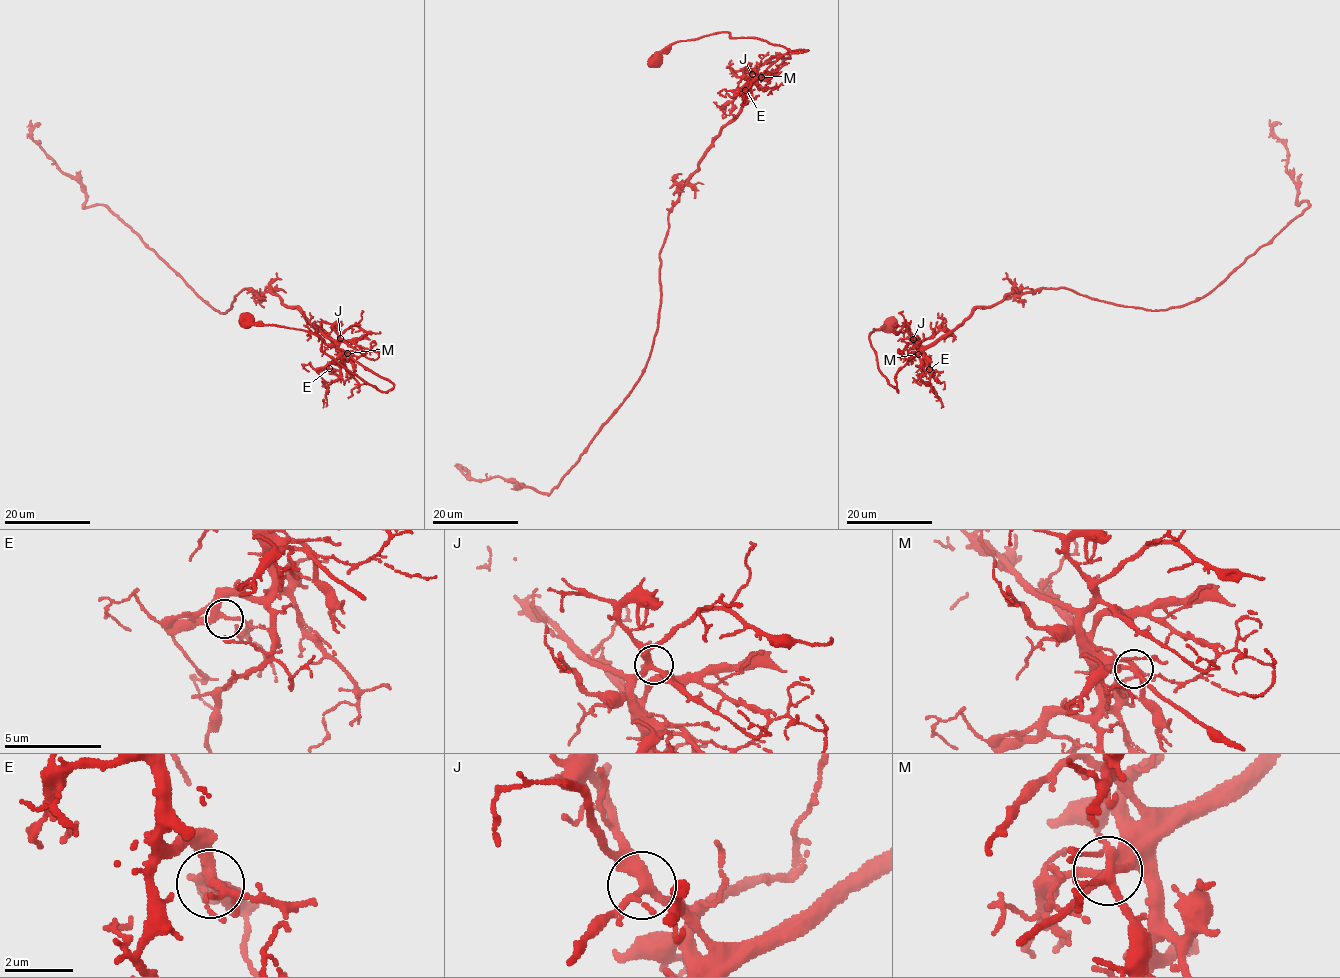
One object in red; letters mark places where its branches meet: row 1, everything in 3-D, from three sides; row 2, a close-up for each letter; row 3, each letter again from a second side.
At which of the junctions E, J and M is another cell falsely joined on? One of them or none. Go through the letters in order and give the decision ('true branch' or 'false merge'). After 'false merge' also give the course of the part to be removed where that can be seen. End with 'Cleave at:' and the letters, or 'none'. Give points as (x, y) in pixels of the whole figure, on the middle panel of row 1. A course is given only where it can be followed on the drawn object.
E: true branch
J: true branch
M: true branch
Cleave at: none

